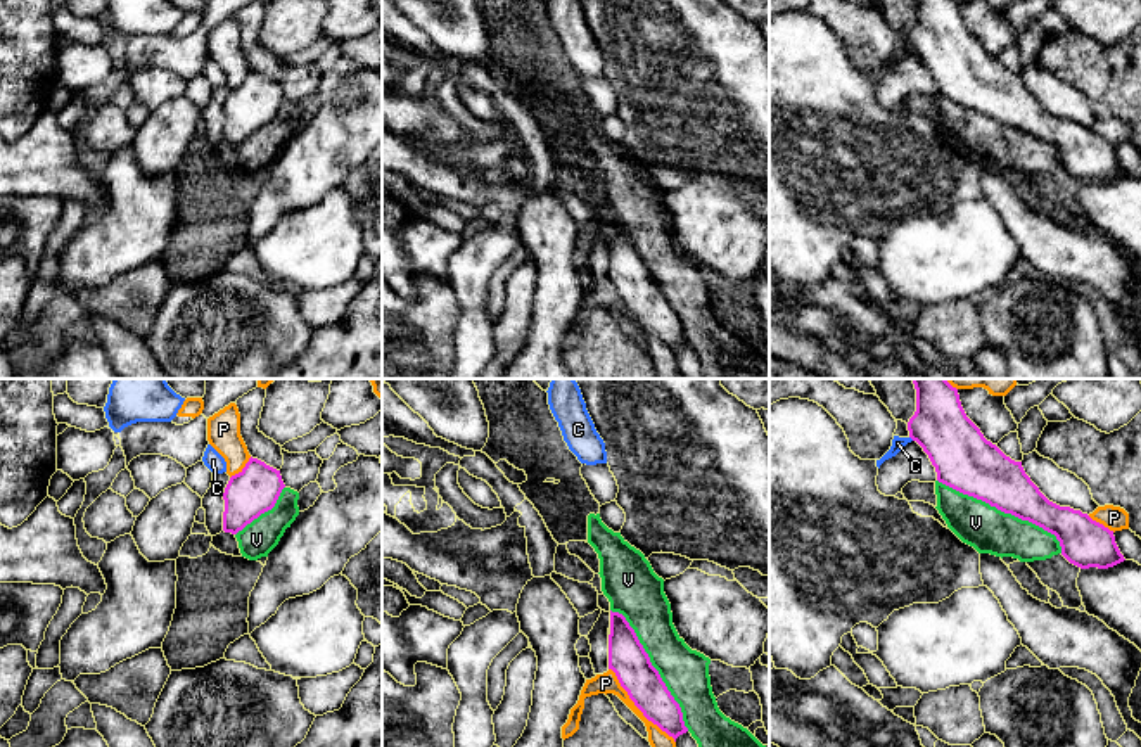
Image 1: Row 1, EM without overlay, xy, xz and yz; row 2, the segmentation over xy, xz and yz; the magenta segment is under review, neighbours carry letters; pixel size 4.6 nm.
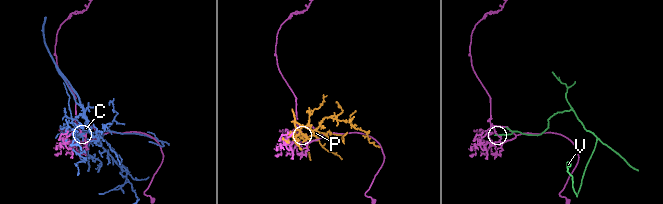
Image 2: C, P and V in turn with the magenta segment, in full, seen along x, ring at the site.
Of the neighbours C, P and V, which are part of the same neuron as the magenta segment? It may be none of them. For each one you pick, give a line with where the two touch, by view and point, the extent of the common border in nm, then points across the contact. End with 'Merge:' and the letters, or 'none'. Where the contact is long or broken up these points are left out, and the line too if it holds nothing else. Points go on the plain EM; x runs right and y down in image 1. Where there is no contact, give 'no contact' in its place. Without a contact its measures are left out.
Merge: none

